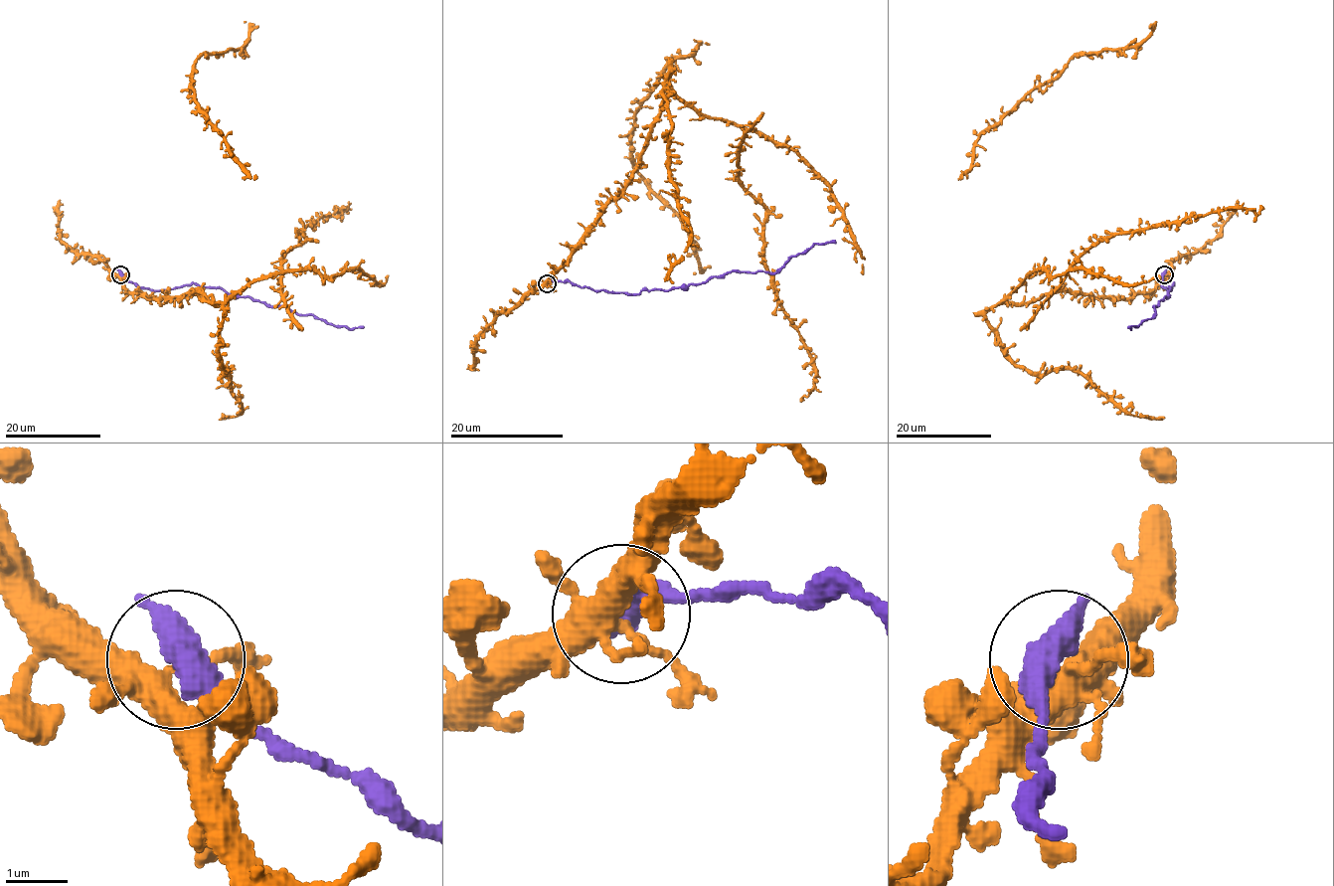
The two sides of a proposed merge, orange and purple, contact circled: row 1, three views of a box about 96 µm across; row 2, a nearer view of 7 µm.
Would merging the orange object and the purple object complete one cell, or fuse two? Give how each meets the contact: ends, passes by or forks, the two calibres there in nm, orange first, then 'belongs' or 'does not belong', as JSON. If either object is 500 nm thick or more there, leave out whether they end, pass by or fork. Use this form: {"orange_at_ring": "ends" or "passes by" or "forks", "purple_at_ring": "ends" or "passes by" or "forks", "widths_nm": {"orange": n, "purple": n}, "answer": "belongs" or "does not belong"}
{"orange_at_ring": "forks", "purple_at_ring": "passes by", "widths_nm": {"orange": 360, "purple": 440}, "answer": "does not belong"}

